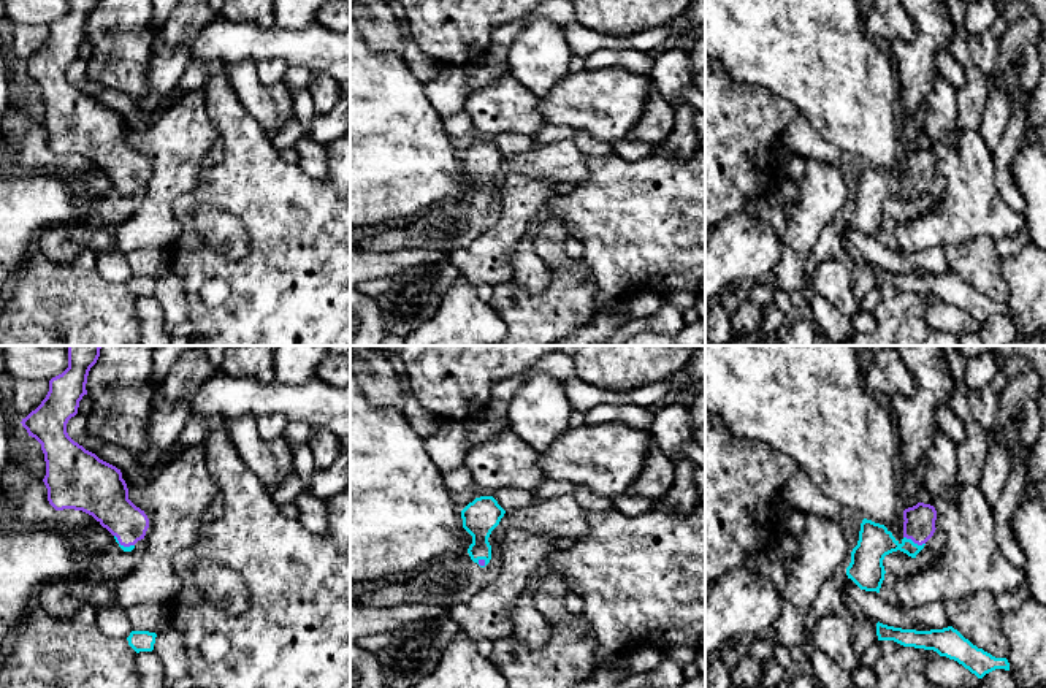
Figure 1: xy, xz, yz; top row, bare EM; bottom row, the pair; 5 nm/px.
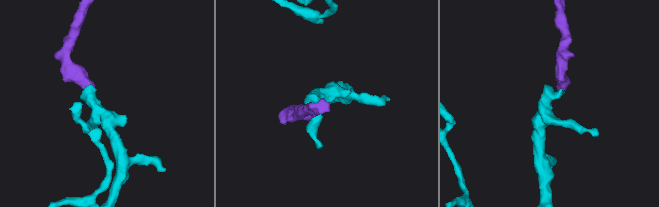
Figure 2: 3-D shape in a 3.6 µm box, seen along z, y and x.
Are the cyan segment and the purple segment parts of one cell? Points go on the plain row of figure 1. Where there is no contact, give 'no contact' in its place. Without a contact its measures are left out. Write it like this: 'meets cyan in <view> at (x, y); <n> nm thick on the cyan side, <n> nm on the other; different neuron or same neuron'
meets cyan in yz at (913, 187); 170 nm thick on the cyan side, 160 nm on the other; same neuron

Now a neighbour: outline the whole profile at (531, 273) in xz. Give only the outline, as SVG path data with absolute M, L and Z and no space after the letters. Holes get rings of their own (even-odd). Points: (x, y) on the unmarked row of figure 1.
M534 230L528 231L518 243L513 254L513 277L525 292L531 295L542 293L553 279L553 268L536 254Z

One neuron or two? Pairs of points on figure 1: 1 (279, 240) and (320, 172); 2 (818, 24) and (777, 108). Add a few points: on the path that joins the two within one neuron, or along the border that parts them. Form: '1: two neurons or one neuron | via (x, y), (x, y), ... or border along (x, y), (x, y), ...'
1: two neurons | border along (327, 146), (327, 176), (311, 178)
2: two neurons | border along (747, 83), (763, 86), (785, 97), (799, 113)

